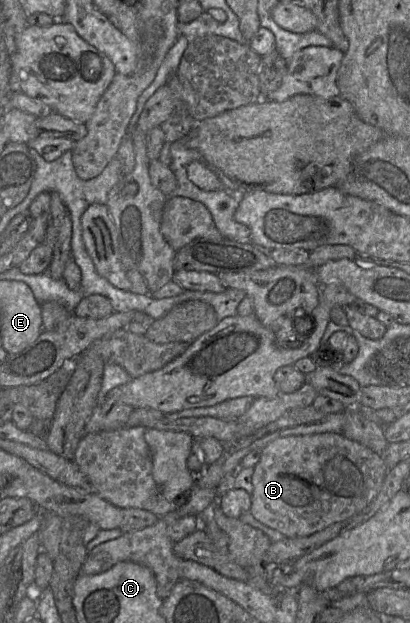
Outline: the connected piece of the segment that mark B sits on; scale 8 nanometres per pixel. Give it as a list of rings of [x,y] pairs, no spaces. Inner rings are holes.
[[[343,433],[278,437],[261,449],[260,459],[254,466],[249,512],[256,520],[287,538],[307,537],[362,512],[377,496],[388,470],[381,455],[348,439]]]

